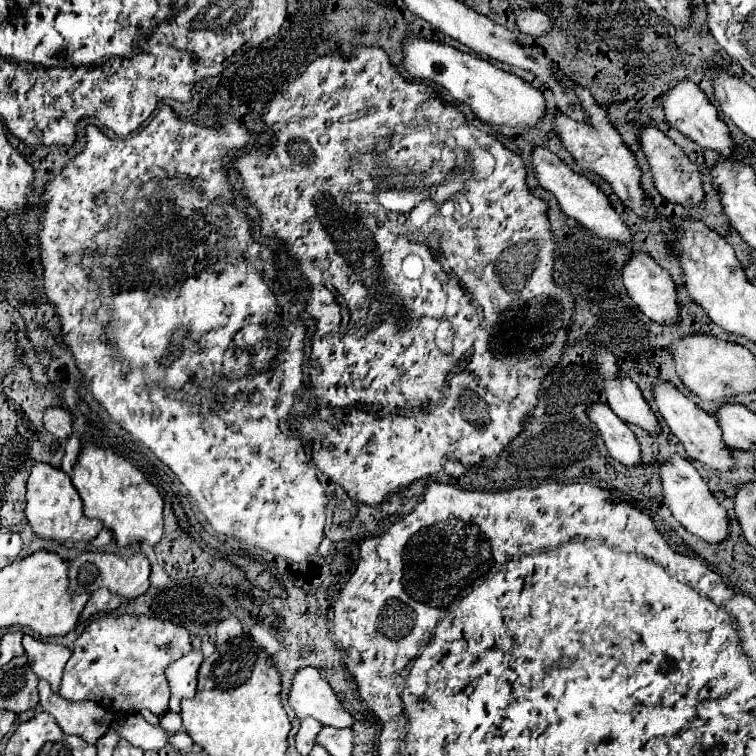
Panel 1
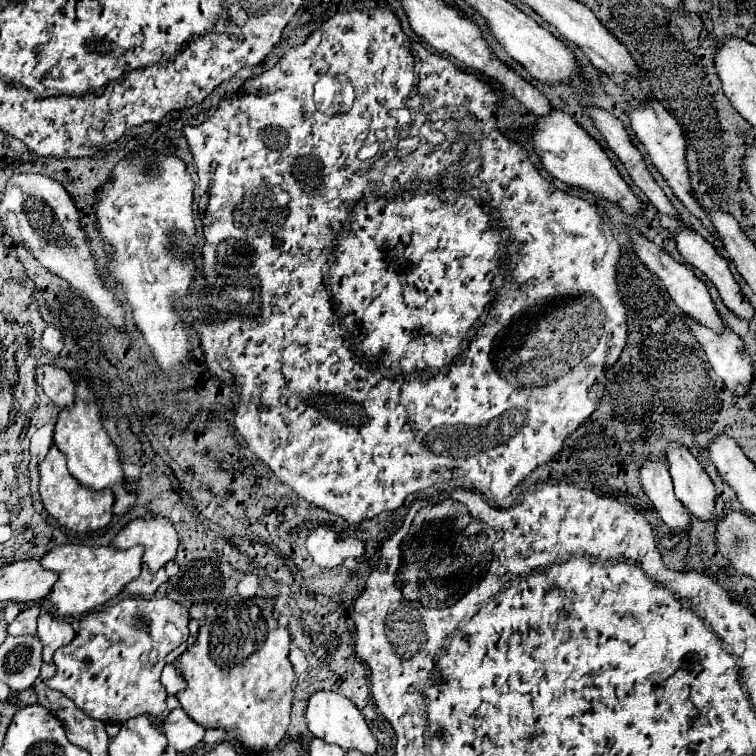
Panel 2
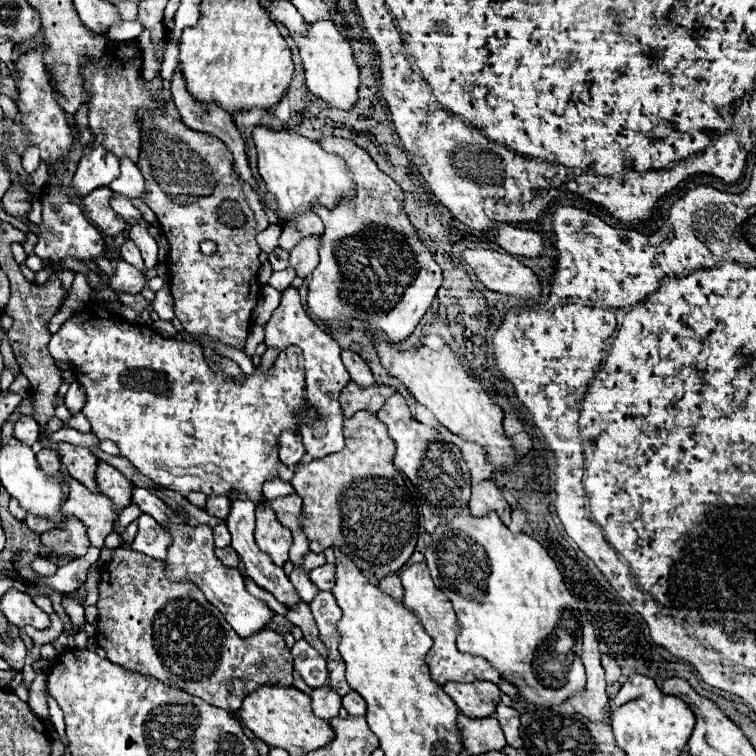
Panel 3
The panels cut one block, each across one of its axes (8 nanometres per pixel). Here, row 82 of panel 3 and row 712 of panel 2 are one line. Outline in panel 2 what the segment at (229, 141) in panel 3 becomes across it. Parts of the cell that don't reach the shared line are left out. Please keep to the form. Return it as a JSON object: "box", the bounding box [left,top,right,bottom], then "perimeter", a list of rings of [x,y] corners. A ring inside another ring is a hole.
{"box":[164,706,206,752],"perimeter":[[[180,706],[174,708],[164,722],[164,734],[168,738],[168,746],[178,752],[194,748],[204,738],[204,732],[206,728],[196,724]]]}

